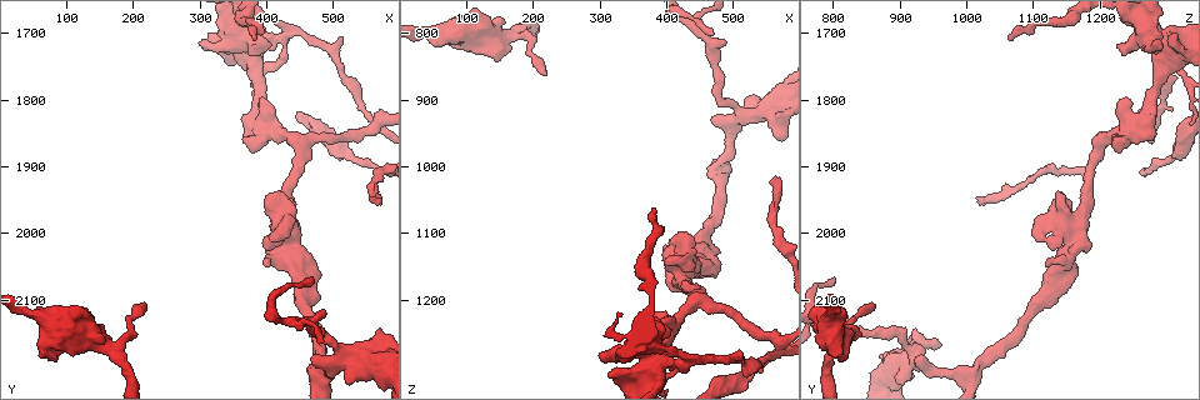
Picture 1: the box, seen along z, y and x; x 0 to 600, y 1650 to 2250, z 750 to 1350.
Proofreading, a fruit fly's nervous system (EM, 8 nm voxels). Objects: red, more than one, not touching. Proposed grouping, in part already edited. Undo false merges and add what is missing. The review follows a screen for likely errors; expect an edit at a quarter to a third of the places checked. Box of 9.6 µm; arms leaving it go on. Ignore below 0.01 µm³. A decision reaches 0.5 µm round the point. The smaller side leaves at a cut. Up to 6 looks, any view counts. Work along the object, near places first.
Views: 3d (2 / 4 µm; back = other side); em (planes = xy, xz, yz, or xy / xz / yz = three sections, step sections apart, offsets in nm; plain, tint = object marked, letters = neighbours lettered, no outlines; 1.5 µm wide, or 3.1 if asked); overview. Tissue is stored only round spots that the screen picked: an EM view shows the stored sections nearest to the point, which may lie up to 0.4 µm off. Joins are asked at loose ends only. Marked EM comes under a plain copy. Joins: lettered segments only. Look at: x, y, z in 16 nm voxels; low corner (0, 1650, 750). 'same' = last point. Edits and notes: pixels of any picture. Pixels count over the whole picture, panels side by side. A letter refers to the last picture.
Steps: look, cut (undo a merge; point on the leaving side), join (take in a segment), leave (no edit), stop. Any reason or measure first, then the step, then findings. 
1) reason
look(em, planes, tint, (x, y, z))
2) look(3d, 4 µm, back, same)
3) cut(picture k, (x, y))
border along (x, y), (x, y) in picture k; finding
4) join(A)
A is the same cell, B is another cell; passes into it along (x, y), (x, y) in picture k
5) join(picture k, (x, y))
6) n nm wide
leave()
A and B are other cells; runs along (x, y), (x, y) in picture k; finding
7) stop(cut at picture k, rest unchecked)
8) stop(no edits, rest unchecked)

sharp bend
look(em, xy, step 8, tint, (430, 1705, 1295))

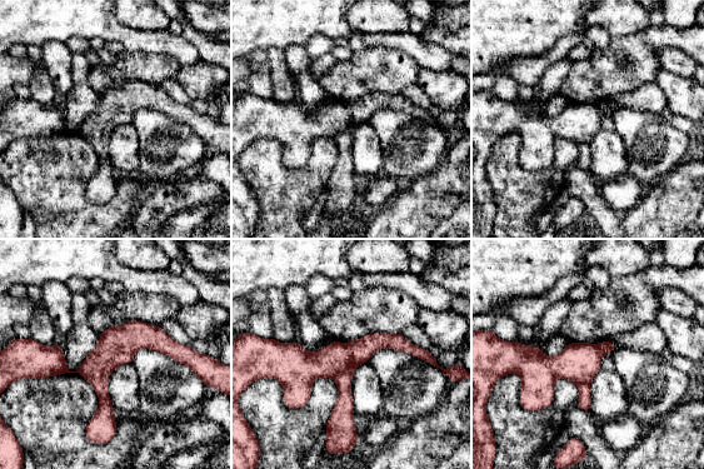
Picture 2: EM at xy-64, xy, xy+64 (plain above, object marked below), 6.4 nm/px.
cut it another way
look(em, planes, tint, same)

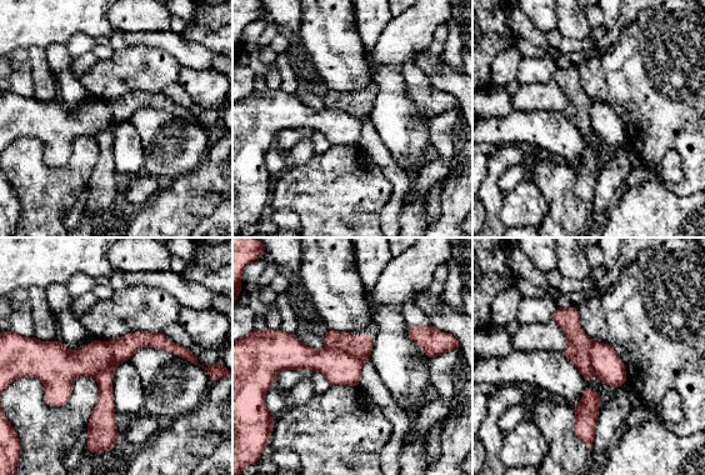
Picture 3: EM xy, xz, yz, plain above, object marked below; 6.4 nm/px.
look(em, planes, letters, same)

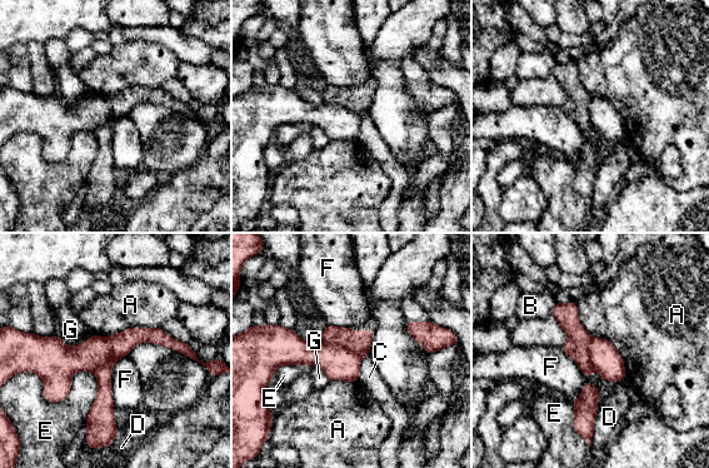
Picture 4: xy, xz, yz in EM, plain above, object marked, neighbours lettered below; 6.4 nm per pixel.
cut(picture 4, (121, 343))
A, B, C, D, E, F and G are other cells; the part that leaves runs along (185, 347), (134, 335), (115, 354), (105, 428) in picture 4; two neurons meet here

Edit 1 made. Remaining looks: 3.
look(3d, 2 µm, (565, 1945, 1015))

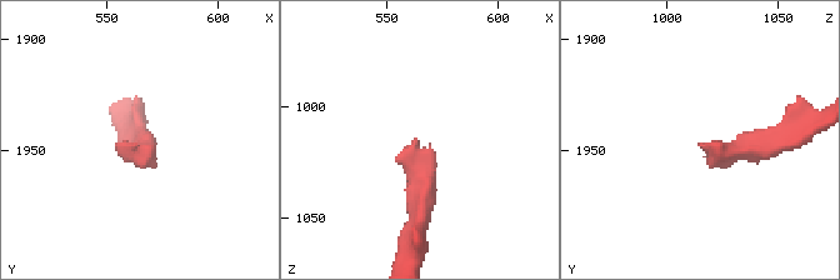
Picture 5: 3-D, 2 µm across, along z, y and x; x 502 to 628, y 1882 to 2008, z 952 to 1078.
shape alone is not enough
look(em, planes, letters, (562, 1949, 1015))

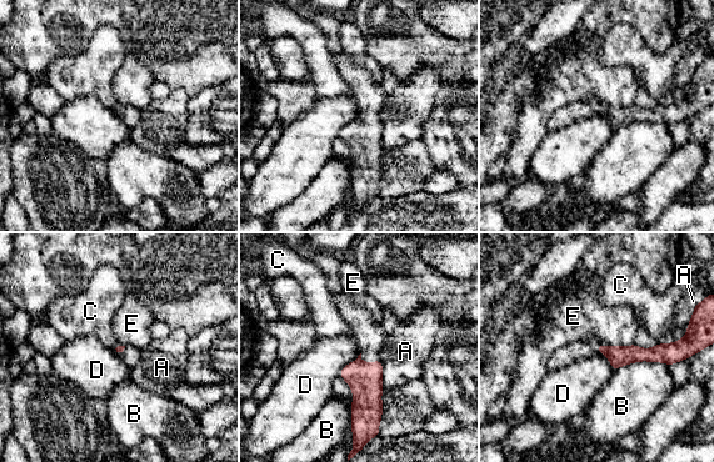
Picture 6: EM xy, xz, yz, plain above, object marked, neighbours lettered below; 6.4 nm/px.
B touches over 360 nm
leave()
A, B, C, D and E are other cells; border along (360, 352), (338, 375) in picture 6; none of them fits

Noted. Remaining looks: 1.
stop(cut at picture 4, rest unchecked)

